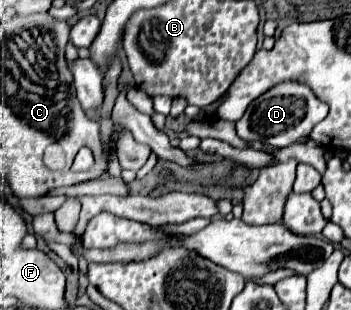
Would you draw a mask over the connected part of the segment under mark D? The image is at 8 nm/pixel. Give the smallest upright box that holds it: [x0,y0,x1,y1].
[236,83,328,147]

